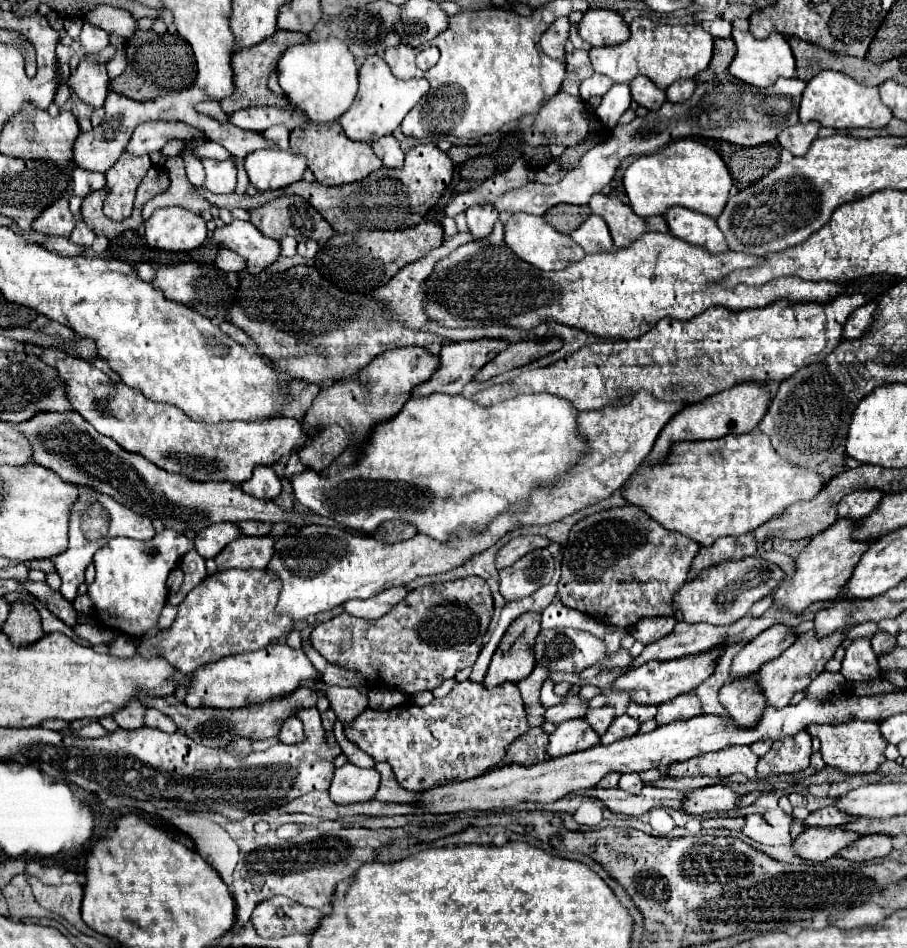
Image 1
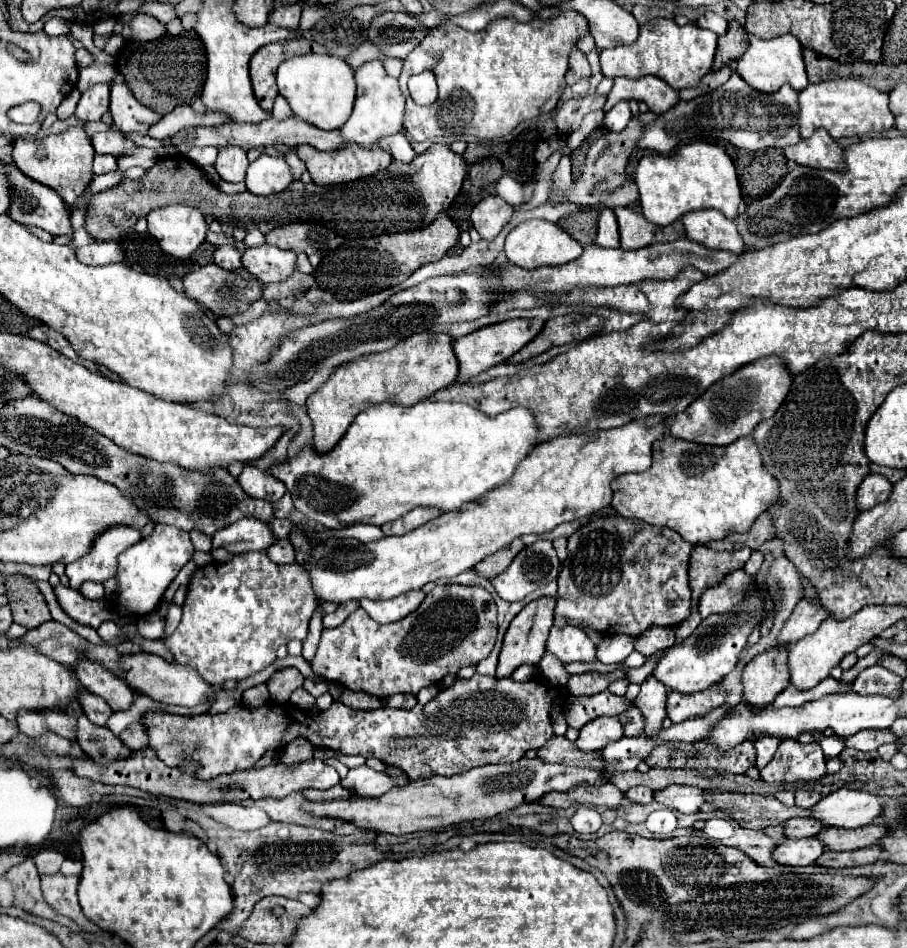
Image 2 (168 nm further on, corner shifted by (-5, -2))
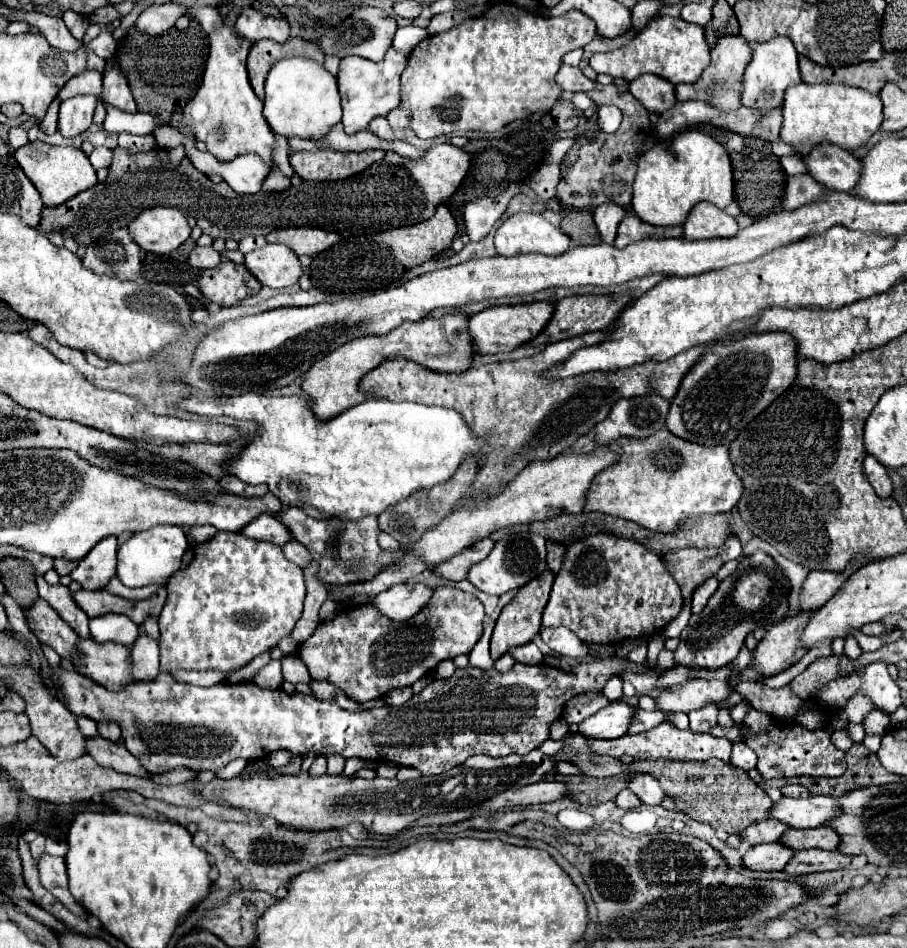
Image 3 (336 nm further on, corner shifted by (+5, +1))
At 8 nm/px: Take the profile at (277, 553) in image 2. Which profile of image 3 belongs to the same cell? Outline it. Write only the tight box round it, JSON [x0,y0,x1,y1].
[282,540,312,566]

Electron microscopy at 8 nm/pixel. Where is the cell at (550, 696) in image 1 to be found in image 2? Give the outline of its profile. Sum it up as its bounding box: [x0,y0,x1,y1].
[538,651,568,685]

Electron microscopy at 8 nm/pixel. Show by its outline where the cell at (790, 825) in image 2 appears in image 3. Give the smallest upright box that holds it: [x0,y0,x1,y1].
[740,818,790,846]

